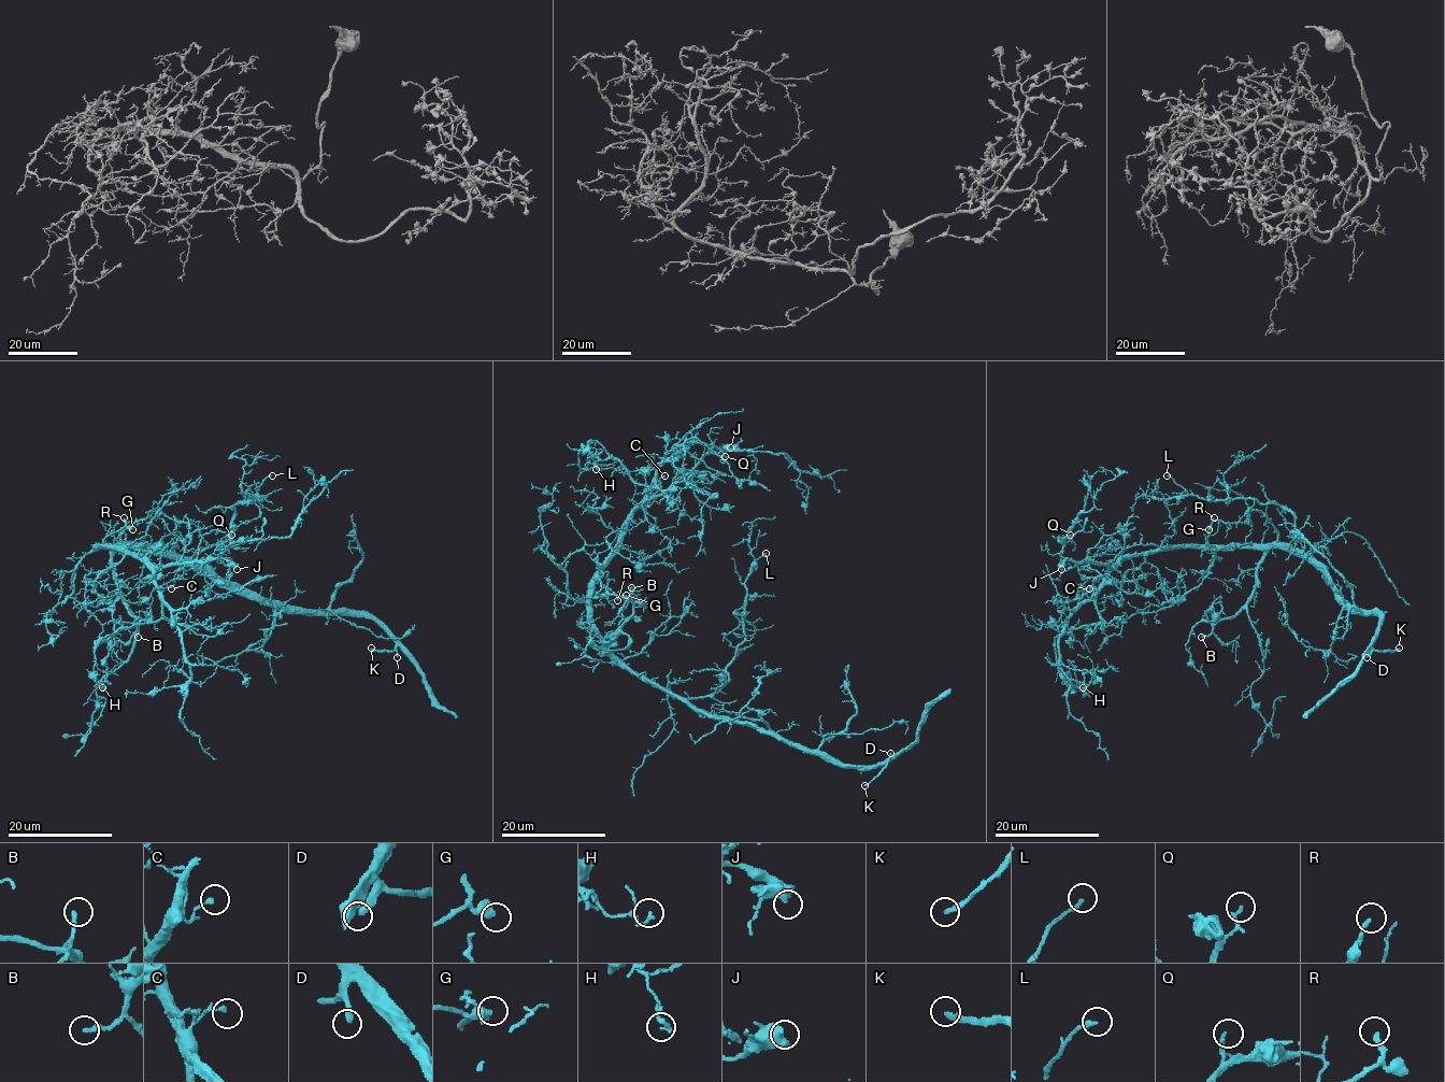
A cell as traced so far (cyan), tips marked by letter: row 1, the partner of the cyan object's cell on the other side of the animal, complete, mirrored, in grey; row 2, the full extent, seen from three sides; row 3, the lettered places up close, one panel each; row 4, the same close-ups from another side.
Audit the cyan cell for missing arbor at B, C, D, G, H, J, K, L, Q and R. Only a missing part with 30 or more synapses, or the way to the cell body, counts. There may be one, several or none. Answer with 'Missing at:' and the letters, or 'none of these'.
Missing at: B, D, J, K

